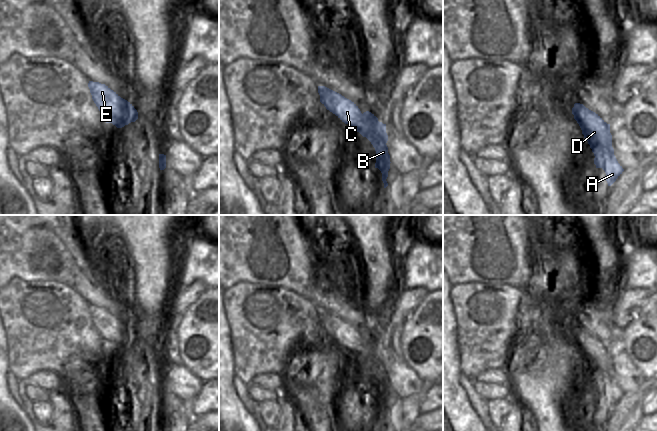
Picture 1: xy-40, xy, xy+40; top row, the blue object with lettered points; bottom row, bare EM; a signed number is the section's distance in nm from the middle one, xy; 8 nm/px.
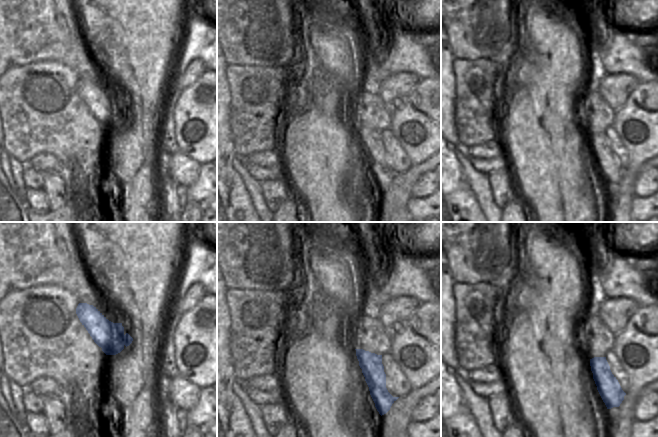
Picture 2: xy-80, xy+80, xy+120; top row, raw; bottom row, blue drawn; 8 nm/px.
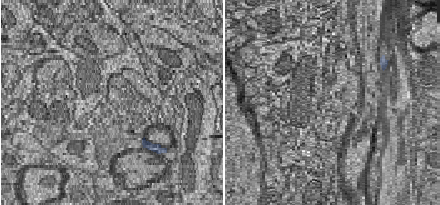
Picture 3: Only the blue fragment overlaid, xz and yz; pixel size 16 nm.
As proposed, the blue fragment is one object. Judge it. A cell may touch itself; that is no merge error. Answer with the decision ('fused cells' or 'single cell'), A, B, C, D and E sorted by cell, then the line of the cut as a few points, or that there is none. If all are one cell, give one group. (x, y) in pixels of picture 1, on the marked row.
single cell | A B C D E | no cut

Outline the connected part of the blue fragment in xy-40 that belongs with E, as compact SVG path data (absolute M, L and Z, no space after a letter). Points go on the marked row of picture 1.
M89 81L88 87L106 123L122 128L138 119L138 112L134 106L105 84Z

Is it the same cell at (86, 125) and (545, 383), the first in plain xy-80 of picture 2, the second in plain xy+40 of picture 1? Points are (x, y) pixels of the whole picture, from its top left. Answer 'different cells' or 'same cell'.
different cells

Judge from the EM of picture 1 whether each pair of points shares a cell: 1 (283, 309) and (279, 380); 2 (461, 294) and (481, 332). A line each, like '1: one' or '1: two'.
1: two
2: one

